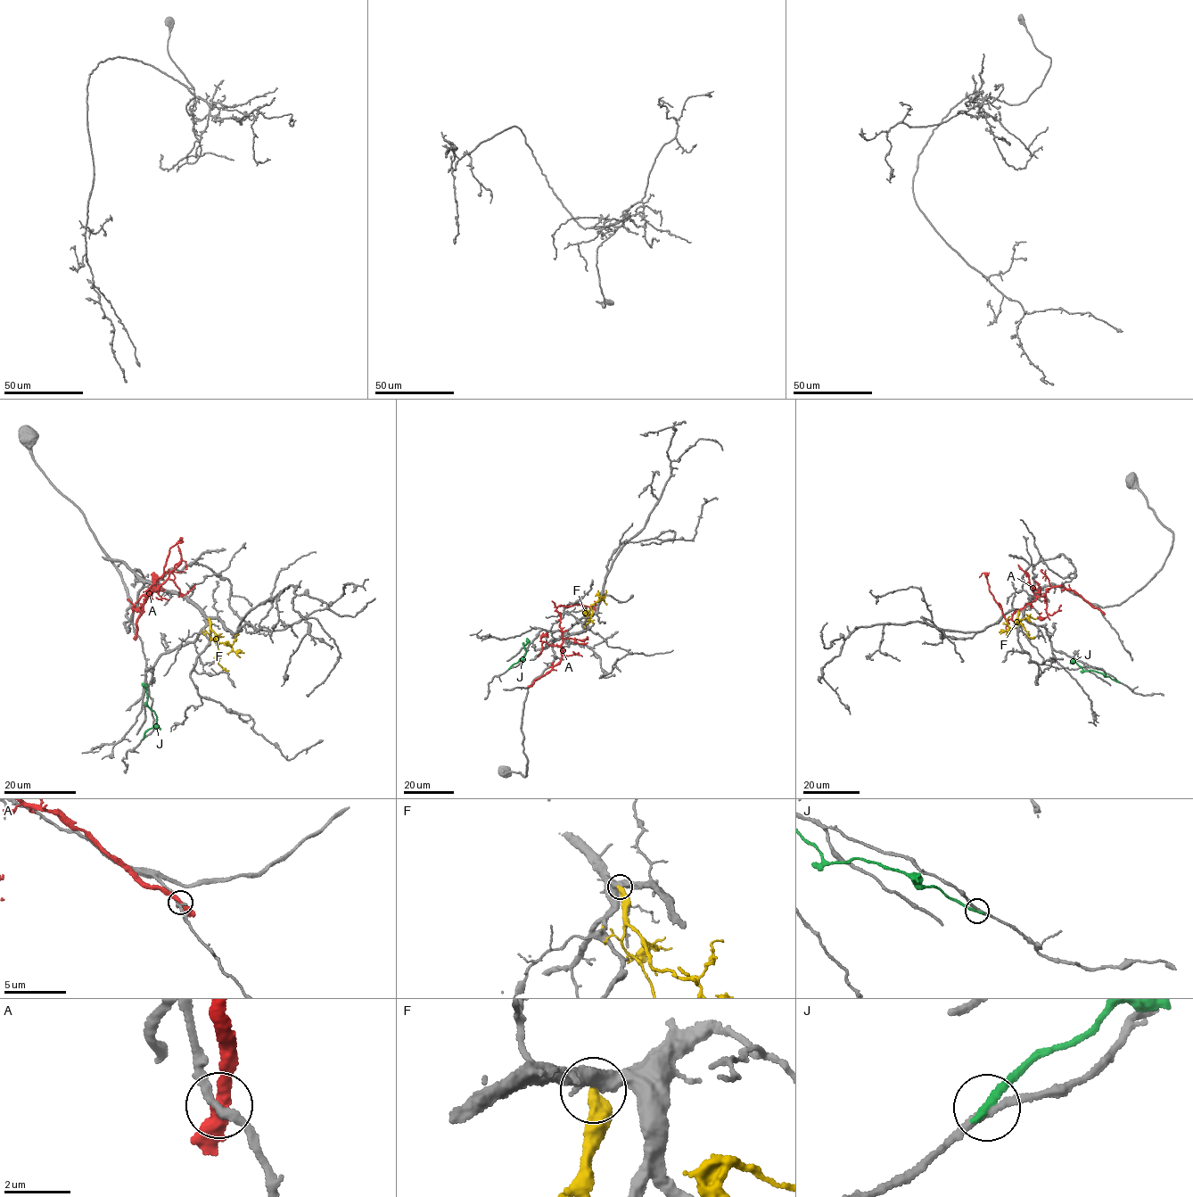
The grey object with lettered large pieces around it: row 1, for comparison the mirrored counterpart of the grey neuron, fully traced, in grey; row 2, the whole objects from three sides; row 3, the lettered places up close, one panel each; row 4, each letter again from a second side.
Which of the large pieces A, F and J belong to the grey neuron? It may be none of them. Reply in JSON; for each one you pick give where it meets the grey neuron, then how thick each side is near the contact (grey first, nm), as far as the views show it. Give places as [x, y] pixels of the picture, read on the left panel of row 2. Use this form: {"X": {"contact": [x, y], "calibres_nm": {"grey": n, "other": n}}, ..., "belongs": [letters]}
{"belongs": []}

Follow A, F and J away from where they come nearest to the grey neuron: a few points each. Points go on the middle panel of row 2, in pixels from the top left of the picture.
A: (530, 686), (533, 680), (560, 661), (563, 639), (556, 606), (580, 604), (593, 607), (596, 604), (594, 601)
F: (590, 615), (590, 604), (604, 596), (605, 590)
J: (509, 668), (525, 655), (526, 638)

